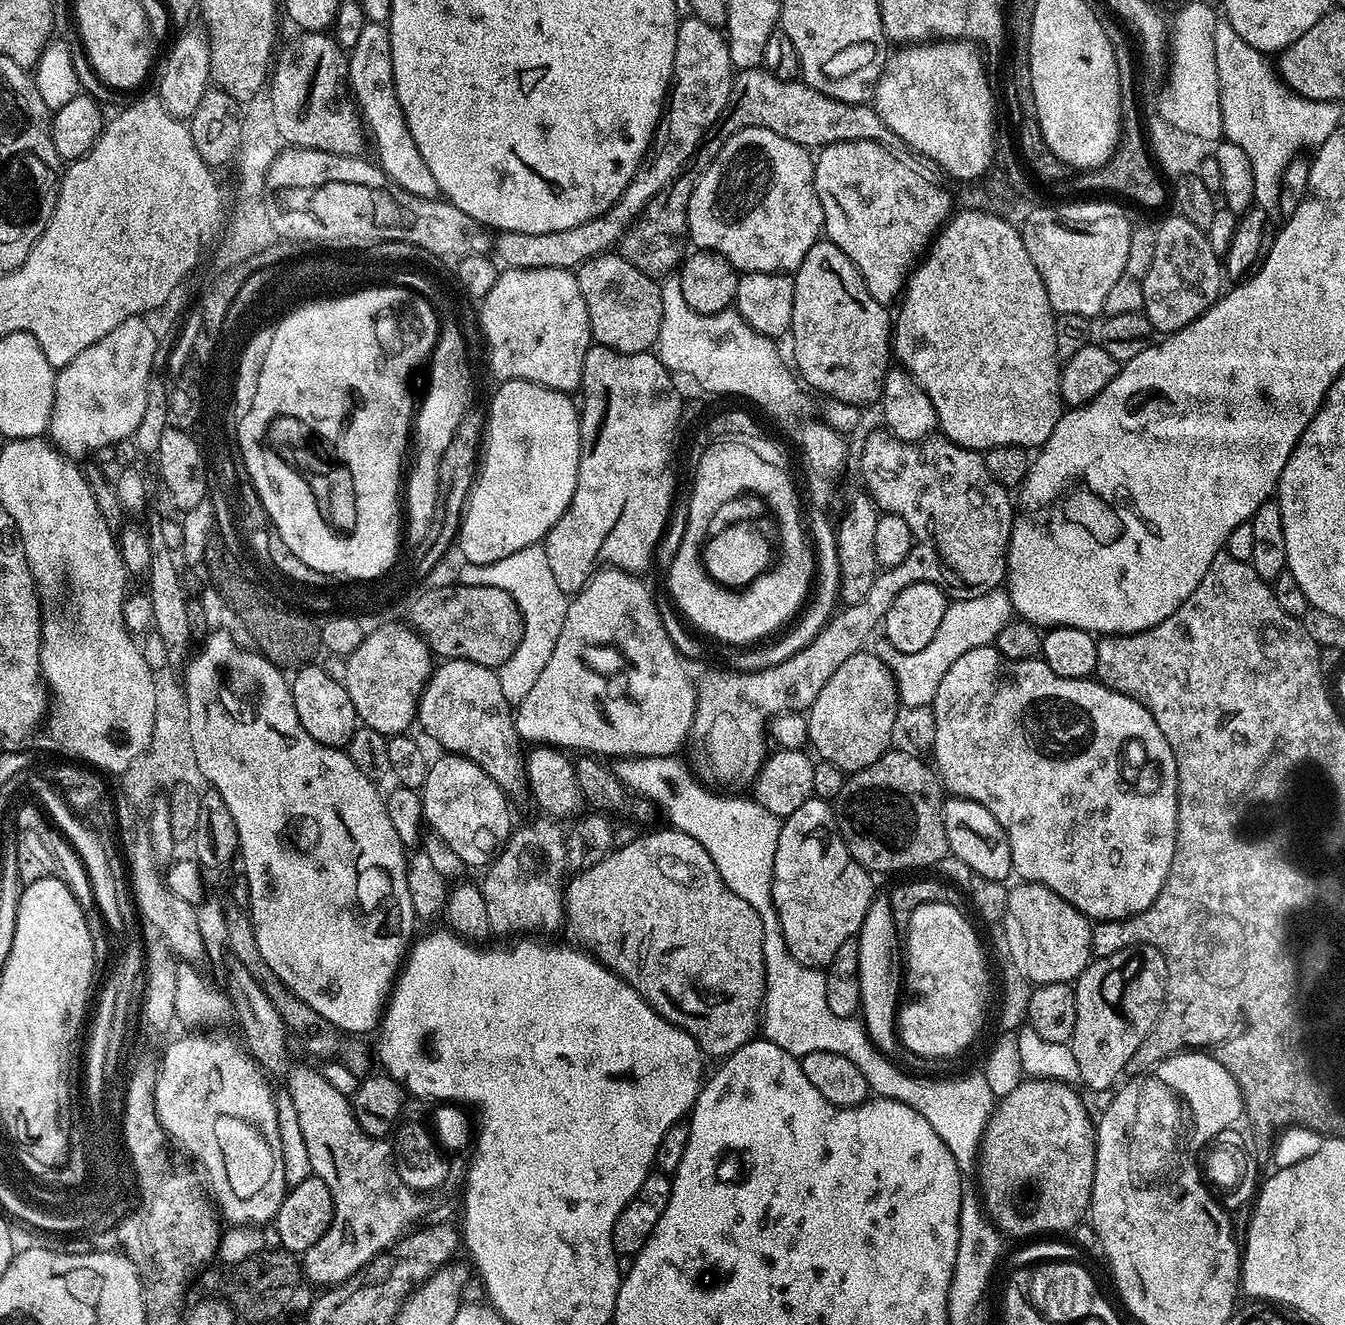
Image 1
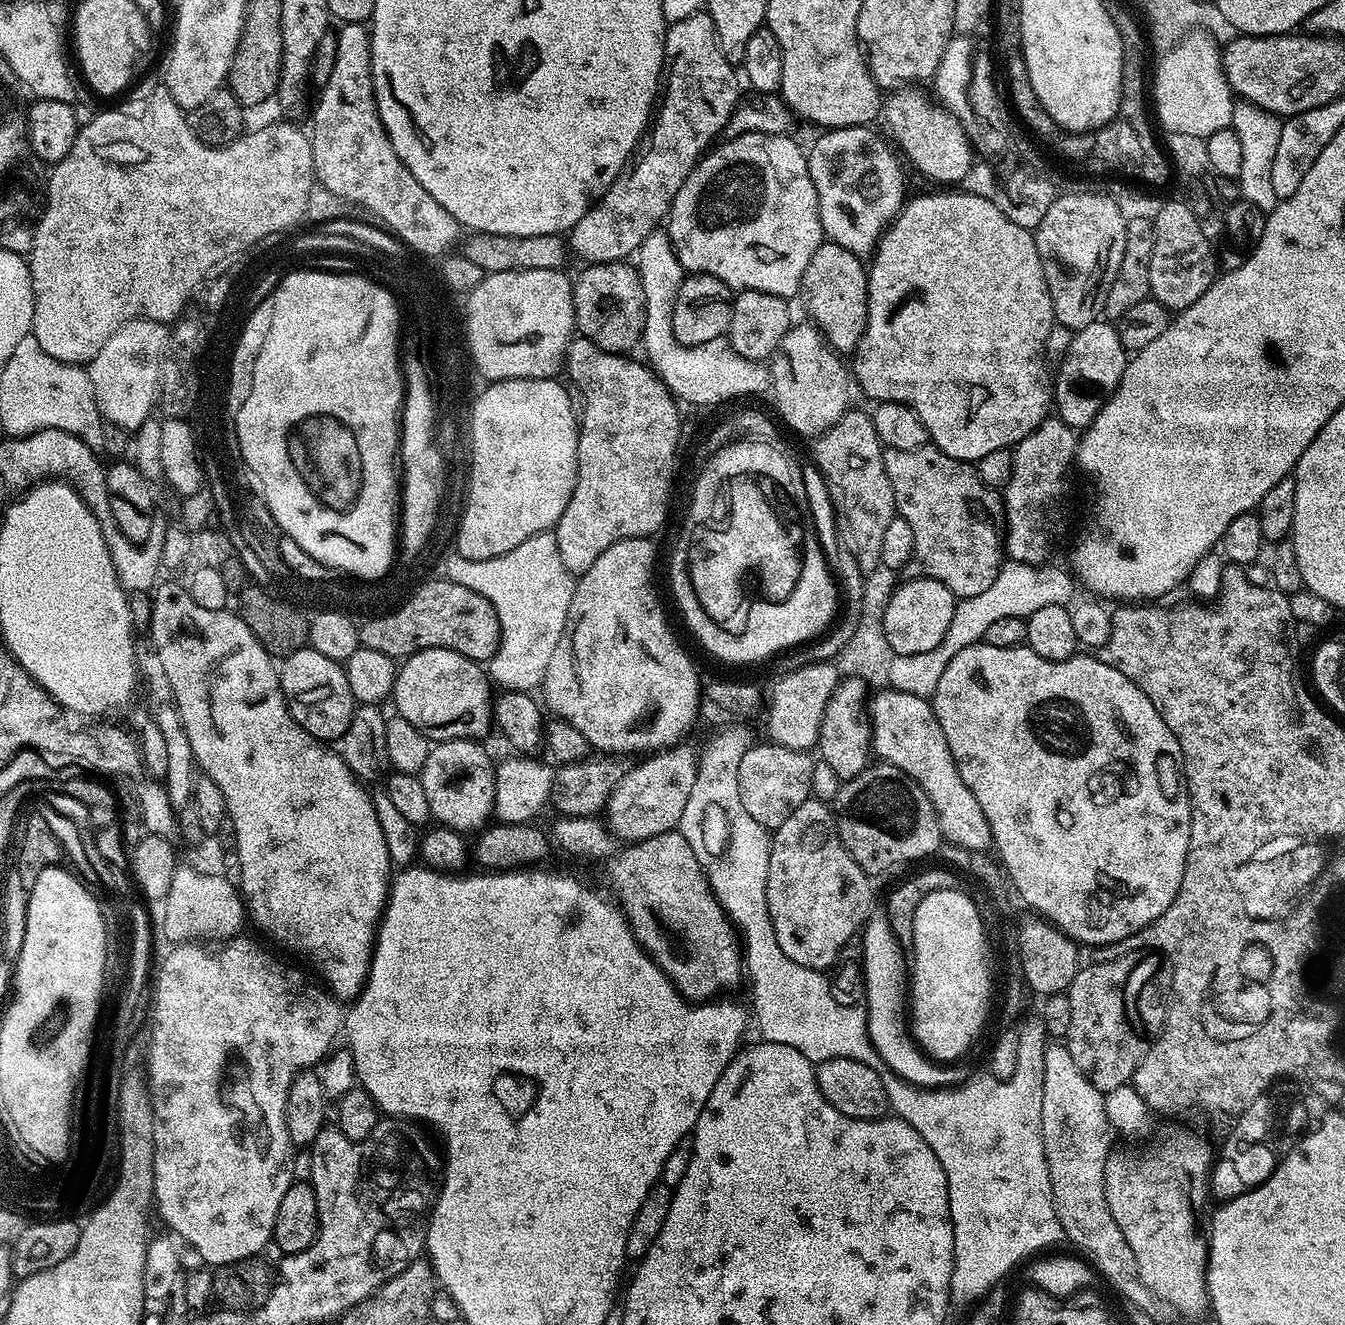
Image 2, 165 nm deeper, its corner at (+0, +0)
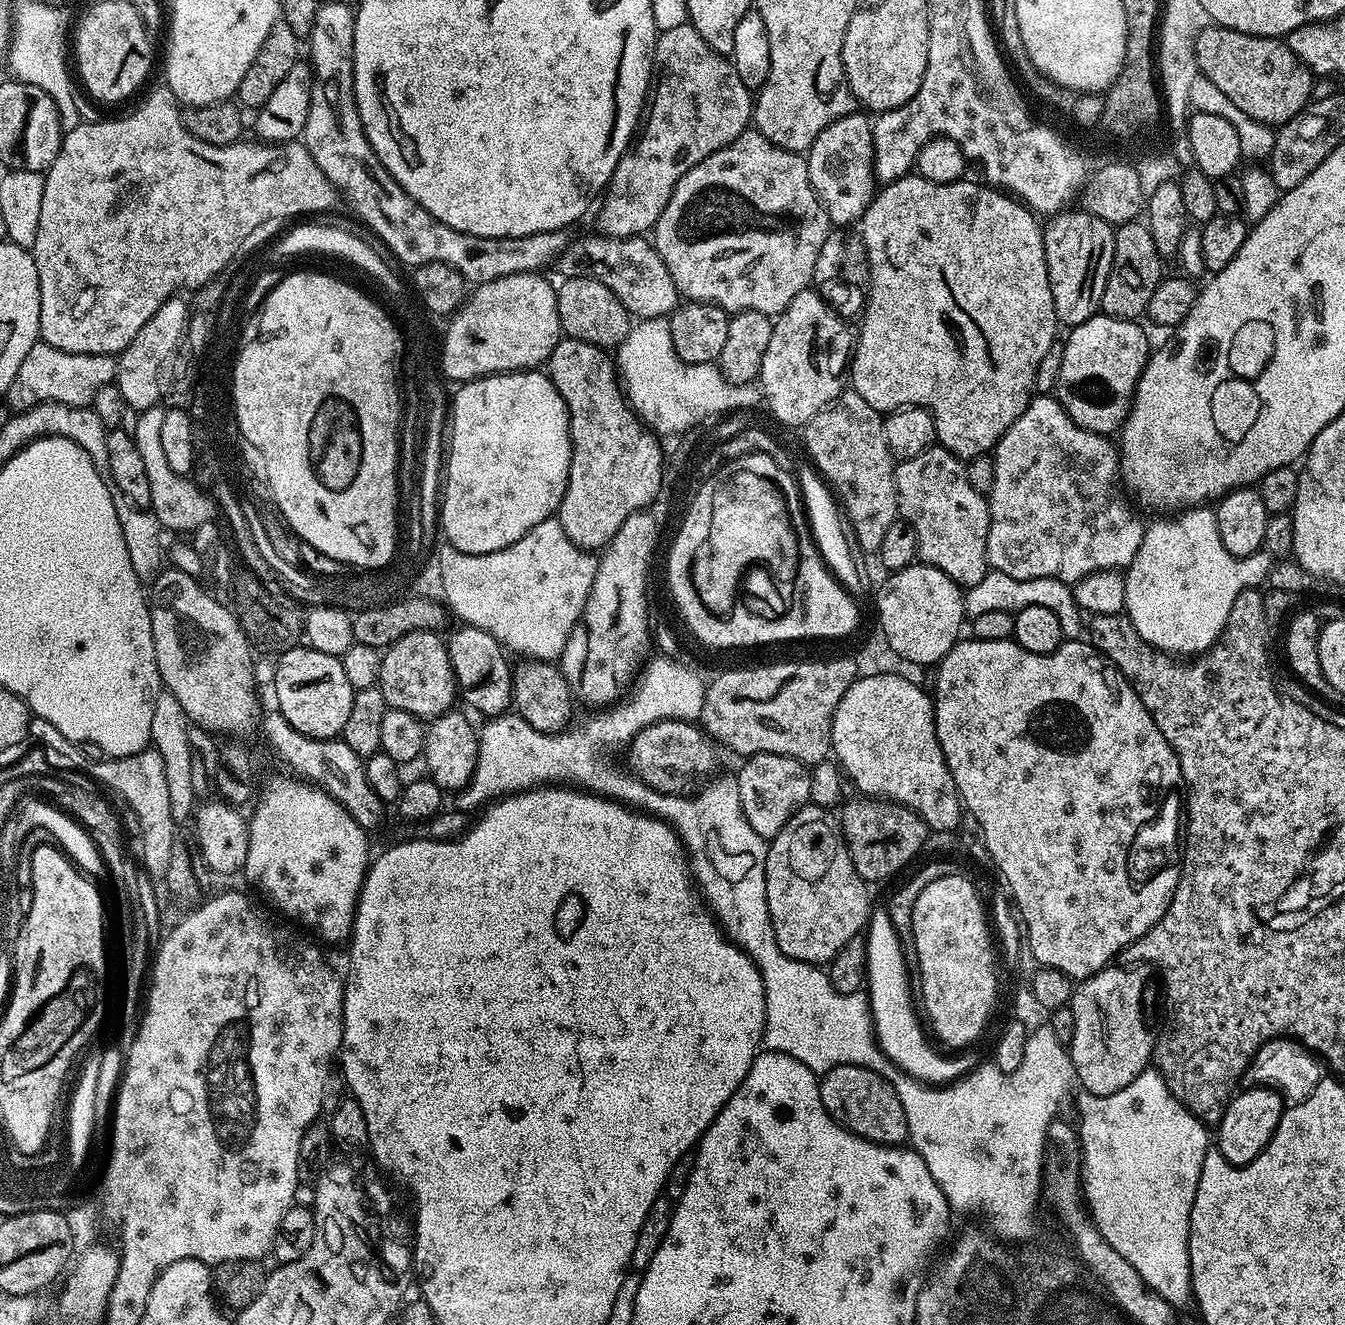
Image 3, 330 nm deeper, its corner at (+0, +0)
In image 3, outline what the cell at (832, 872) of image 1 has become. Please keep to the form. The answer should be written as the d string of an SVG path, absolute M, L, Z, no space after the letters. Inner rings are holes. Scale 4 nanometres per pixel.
M815 806L800 808L794 818L782 826L780 833L771 837L766 858L766 906L770 910L774 938L782 954L807 964L827 965L834 954L850 942L850 938L865 931L870 920L868 888L866 881L856 873L840 821L829 809Z

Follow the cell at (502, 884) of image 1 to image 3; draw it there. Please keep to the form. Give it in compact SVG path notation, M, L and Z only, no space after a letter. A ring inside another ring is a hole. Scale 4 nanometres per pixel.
M655 720L632 739L631 771L654 790L669 794L677 791L676 784L687 776L708 776L720 760L721 749L715 740L690 720Z

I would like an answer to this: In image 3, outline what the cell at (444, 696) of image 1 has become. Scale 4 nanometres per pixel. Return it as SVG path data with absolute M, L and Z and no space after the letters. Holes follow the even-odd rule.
M411 632L383 649L378 687L389 708L406 710L425 722L453 711L452 703L458 700L456 675L450 666L447 643L438 637L436 632Z

